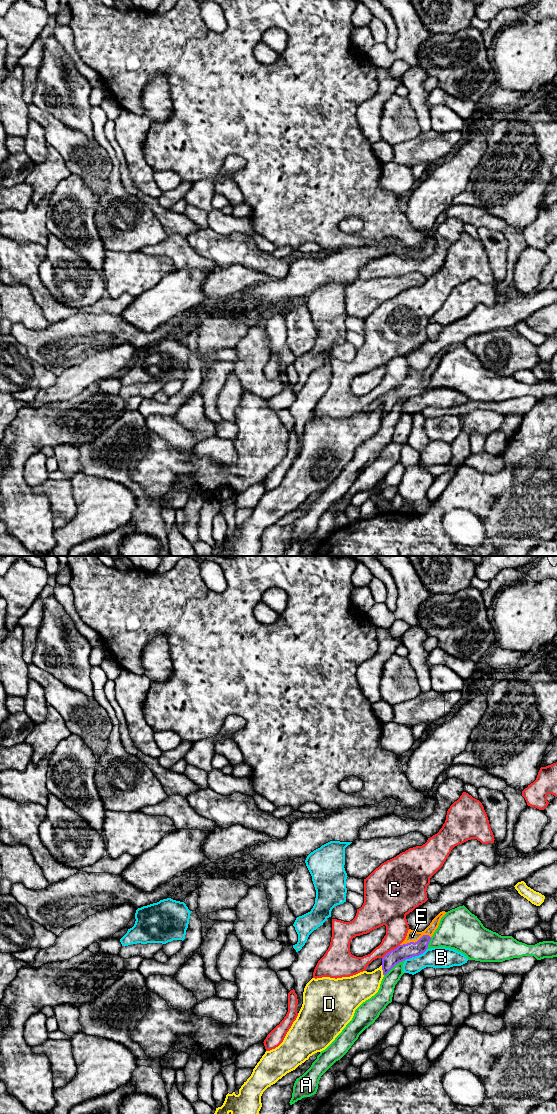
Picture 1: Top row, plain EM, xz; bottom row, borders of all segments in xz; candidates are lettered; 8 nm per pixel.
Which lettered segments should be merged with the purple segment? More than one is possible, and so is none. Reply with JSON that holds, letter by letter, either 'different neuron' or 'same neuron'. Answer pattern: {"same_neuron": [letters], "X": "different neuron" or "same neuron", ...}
{"same_neuron": ["E"], "A": "different neuron", "B": "different neuron", "C": "different neuron", "D": "different neuron", "E": "same neuron"}

